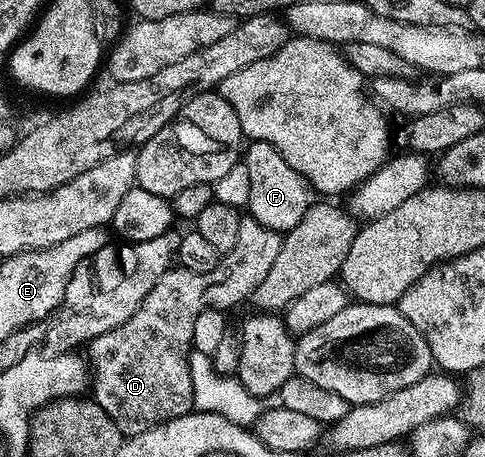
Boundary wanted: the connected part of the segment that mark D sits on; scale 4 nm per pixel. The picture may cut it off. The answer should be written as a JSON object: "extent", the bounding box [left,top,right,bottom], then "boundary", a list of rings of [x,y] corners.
{"extent":[90,215,283,437],"boundary":[[[243,215],[236,246],[219,259],[215,268],[193,272],[181,266],[171,267],[128,321],[90,341],[93,401],[112,418],[123,437],[180,418],[195,407],[188,354],[196,318],[211,302],[227,306],[249,298],[272,270],[282,237],[283,233],[264,226],[255,216]]]}

